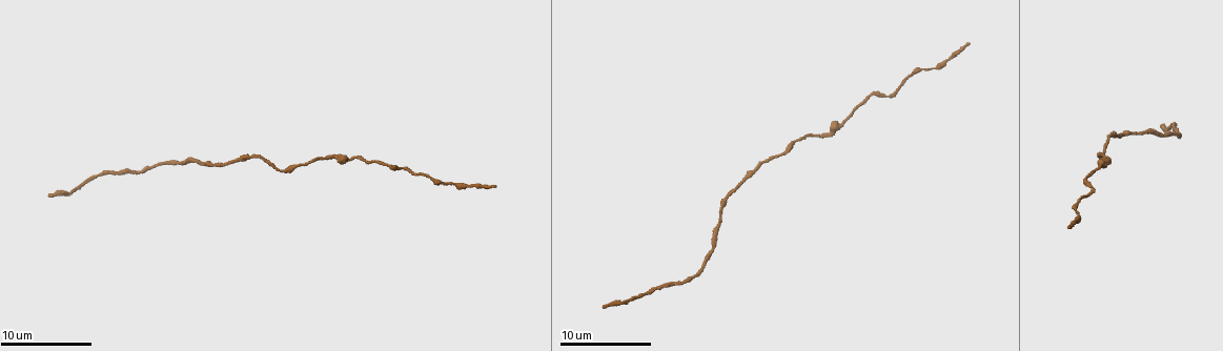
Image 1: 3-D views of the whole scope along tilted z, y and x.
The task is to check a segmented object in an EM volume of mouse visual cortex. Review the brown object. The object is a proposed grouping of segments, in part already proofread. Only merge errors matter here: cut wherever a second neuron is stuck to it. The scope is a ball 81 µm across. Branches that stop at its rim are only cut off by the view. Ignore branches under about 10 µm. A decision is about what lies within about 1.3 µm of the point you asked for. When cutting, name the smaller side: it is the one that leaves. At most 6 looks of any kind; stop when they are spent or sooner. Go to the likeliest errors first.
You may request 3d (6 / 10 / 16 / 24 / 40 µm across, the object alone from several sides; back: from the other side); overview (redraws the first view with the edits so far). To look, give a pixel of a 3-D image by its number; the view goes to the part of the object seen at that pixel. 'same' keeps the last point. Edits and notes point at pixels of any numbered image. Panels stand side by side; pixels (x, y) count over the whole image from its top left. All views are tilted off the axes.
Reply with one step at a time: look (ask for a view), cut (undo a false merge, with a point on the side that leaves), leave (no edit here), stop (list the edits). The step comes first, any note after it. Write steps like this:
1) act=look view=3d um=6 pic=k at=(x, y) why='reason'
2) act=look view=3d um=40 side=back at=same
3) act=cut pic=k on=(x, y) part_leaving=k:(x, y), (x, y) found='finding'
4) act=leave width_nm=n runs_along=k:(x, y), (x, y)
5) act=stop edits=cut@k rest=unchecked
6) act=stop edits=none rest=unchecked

act=look view=3d um=16 pic=1 at=(349, 160) why='thick turns thin'

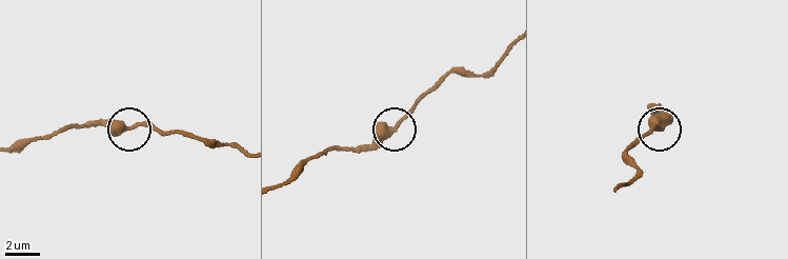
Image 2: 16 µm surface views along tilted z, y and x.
act=look view=3d um=6 pic=2 at=(394, 130) why='zoom in'

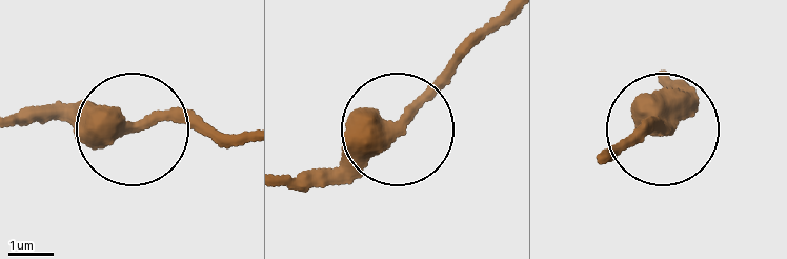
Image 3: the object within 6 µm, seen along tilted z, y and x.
act=leave width_nm=370 runs_along=3:(282, 181), (358, 170), (469, 43) found='all the same neuron'

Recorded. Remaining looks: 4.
act=look view=3d um=10 pic=1 at=(444, 182) why='a narrow waist'

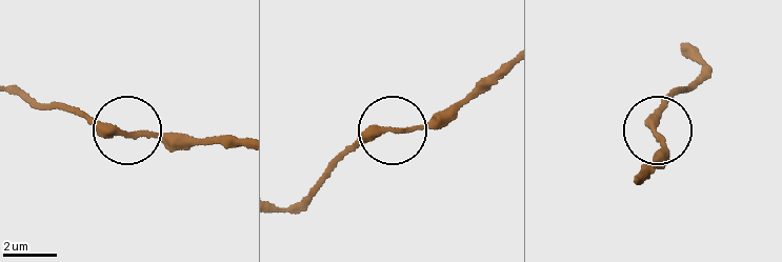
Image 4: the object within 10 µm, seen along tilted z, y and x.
act=leave runs_along=4:(16, 92), (129, 133), (181, 138) found='all the same neuron'

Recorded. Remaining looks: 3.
act=look view=3d um=6 pic=1 at=(762, 163)

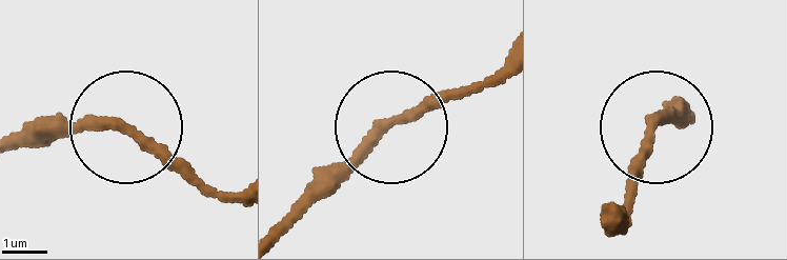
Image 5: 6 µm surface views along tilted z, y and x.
act=leave width_nm=230 runs_along=5:(130, 131), (207, 194) found='continuous, no second neuron'

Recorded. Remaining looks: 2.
act=stop edits=none rest=unchecked

